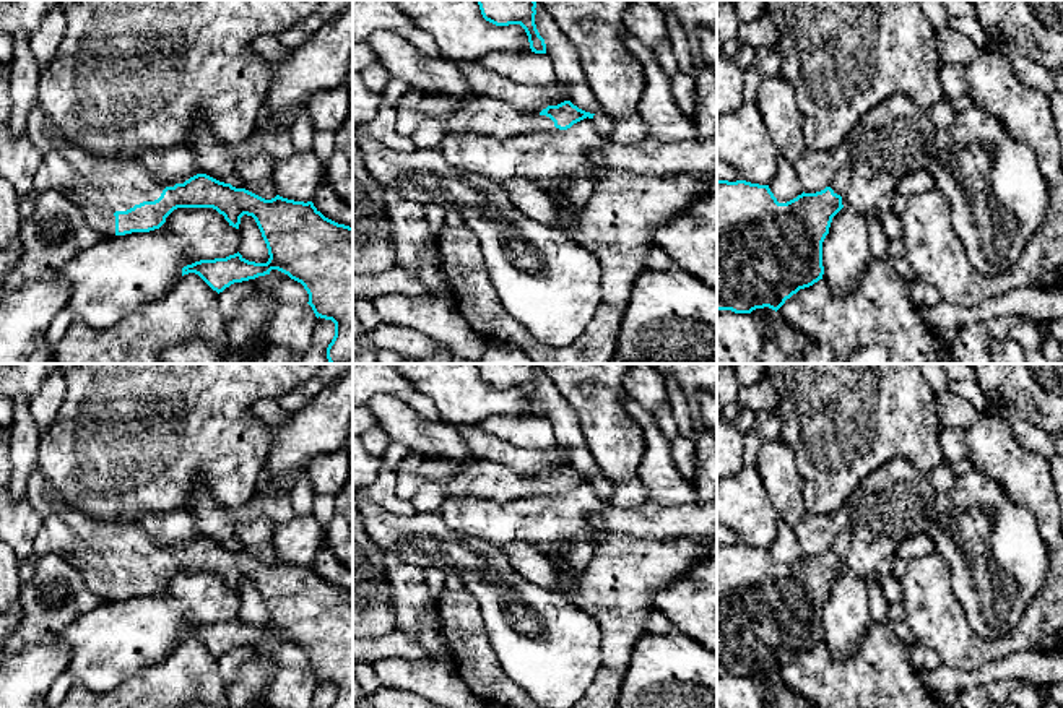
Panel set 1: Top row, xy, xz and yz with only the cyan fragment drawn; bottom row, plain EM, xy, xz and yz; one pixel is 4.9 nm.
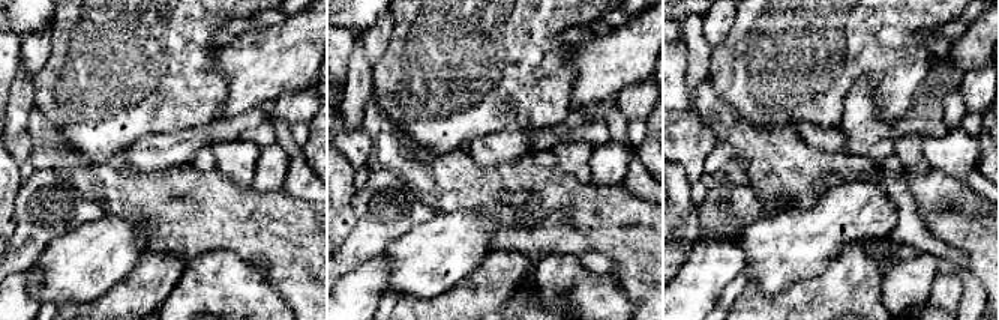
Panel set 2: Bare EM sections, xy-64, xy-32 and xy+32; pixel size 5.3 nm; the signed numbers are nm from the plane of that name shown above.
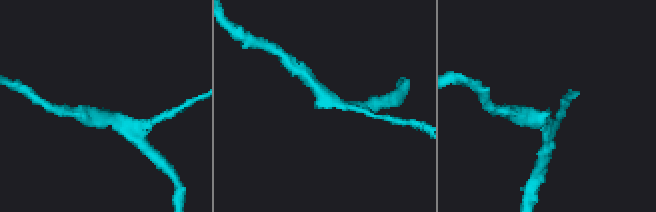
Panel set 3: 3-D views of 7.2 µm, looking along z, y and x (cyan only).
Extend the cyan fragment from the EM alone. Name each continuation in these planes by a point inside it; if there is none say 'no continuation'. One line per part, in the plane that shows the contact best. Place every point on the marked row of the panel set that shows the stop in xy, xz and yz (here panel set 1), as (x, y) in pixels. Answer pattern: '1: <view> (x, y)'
1: xy (98, 187)

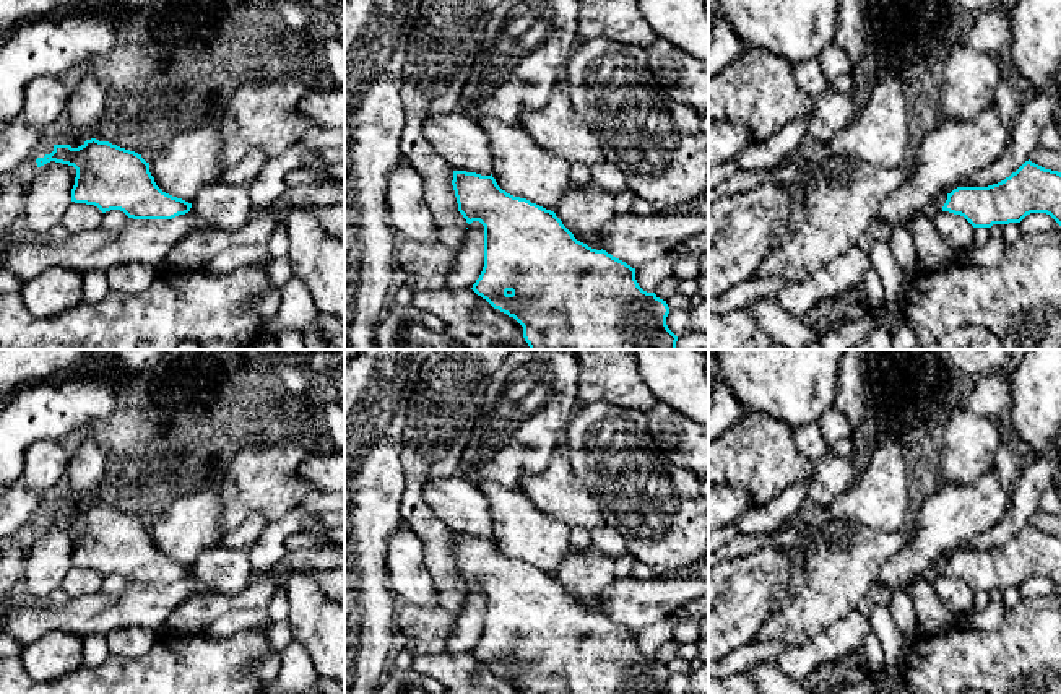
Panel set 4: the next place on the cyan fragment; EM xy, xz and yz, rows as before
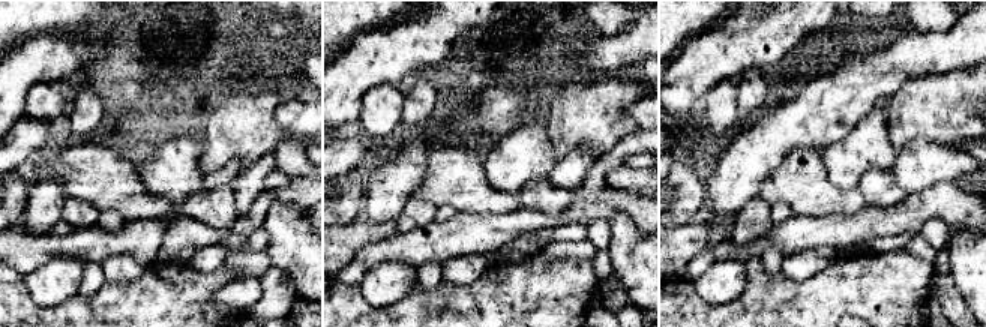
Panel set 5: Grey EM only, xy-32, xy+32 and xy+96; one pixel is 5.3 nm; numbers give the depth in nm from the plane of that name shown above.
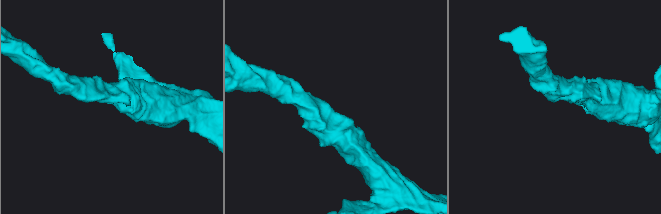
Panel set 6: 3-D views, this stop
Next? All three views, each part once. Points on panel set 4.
no continuation

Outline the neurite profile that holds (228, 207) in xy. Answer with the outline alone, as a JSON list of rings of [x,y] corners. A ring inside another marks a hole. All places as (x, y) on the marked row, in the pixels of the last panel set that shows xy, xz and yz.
[[[216,182],[195,197],[190,211],[223,231],[242,229],[252,219],[249,187]]]

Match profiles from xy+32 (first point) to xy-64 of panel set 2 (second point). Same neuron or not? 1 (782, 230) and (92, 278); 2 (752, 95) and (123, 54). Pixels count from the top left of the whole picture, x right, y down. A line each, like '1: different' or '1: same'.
1: same
2: same

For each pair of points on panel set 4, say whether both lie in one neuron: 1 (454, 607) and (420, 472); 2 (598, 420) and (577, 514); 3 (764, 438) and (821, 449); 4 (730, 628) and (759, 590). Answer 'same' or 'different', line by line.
1: same
2: different
3: different
4: same

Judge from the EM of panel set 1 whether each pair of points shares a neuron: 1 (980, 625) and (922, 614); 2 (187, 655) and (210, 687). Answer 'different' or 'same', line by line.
1: different
2: same

